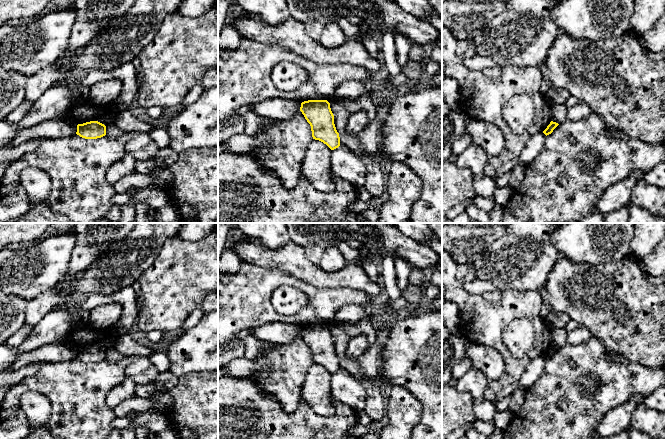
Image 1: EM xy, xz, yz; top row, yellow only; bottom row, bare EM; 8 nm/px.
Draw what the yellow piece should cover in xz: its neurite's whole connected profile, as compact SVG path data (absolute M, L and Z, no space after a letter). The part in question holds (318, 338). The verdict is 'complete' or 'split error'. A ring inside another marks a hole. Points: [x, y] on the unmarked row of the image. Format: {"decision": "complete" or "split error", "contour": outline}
{"decision": "split error", "contour": "M271 322L248 330L252 336L274 344L287 344L301 335L311 350L313 363L323 366L331 374L340 370L334 339L327 324L308 324L301 327L296 324Z"}

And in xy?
{"decision": "split error", "contour": "M67 340L50 343L22 353L5 371L14 371L30 363L64 362L74 358L85 363L97 363L106 359L106 350L98 345L76 349Z"}

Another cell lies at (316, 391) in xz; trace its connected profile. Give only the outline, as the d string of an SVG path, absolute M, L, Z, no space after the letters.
M312 363L302 386L301 397L319 416L332 417L336 409L331 395L332 374L323 366Z

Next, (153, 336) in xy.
M153 330L141 336L142 340L149 344L162 341L165 334L166 332L160 330Z

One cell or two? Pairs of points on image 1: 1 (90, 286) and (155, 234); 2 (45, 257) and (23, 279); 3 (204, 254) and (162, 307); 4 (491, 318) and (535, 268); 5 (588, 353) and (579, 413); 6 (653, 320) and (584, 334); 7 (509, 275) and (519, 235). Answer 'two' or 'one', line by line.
1: one
2: one
3: one
4: two
5: one
6: two
7: one

